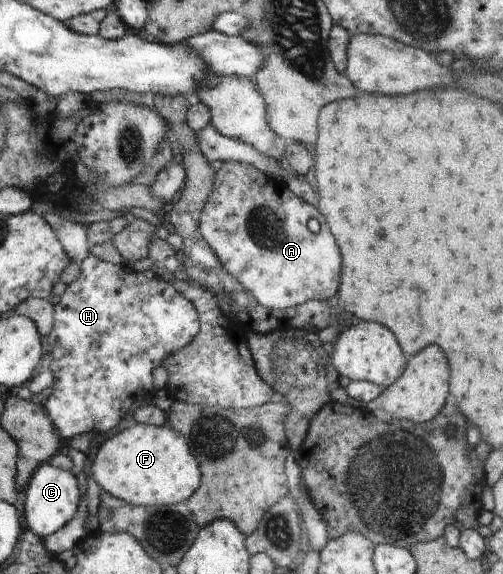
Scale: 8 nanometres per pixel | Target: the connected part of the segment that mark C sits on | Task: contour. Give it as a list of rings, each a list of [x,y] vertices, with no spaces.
[[[43,464],[32,481],[28,485],[26,492],[26,518],[33,532],[36,532],[43,539],[58,533],[59,530],[69,525],[75,516],[78,516],[82,506],[81,490],[79,490],[79,480],[72,470],[63,470],[53,464]]]

